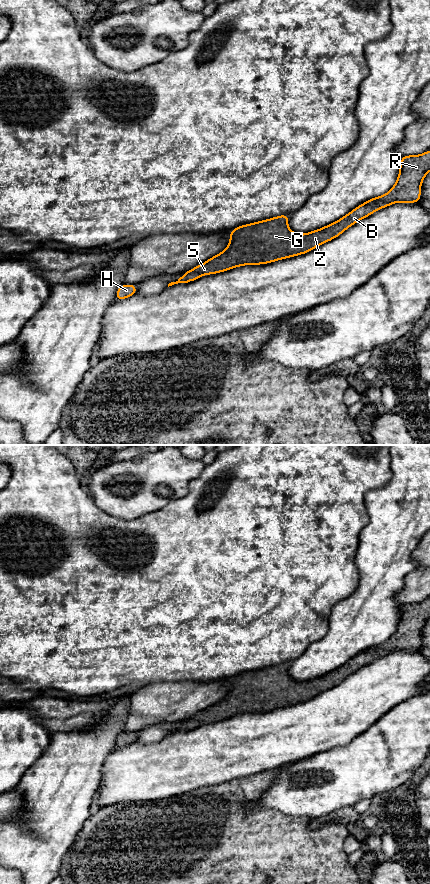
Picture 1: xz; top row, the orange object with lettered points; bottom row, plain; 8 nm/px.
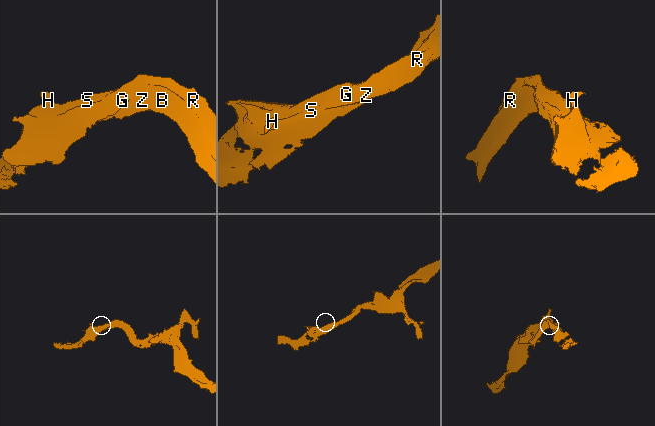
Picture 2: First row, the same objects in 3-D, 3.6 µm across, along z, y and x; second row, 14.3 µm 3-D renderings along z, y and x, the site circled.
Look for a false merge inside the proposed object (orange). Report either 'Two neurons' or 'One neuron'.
One neuron

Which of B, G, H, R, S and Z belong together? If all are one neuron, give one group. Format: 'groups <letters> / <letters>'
groups B G H R S Z

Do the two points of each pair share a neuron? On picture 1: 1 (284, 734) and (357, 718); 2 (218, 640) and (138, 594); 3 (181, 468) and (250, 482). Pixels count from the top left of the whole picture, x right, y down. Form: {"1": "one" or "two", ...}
{"1": "one", "2": "one", "3": "two"}

